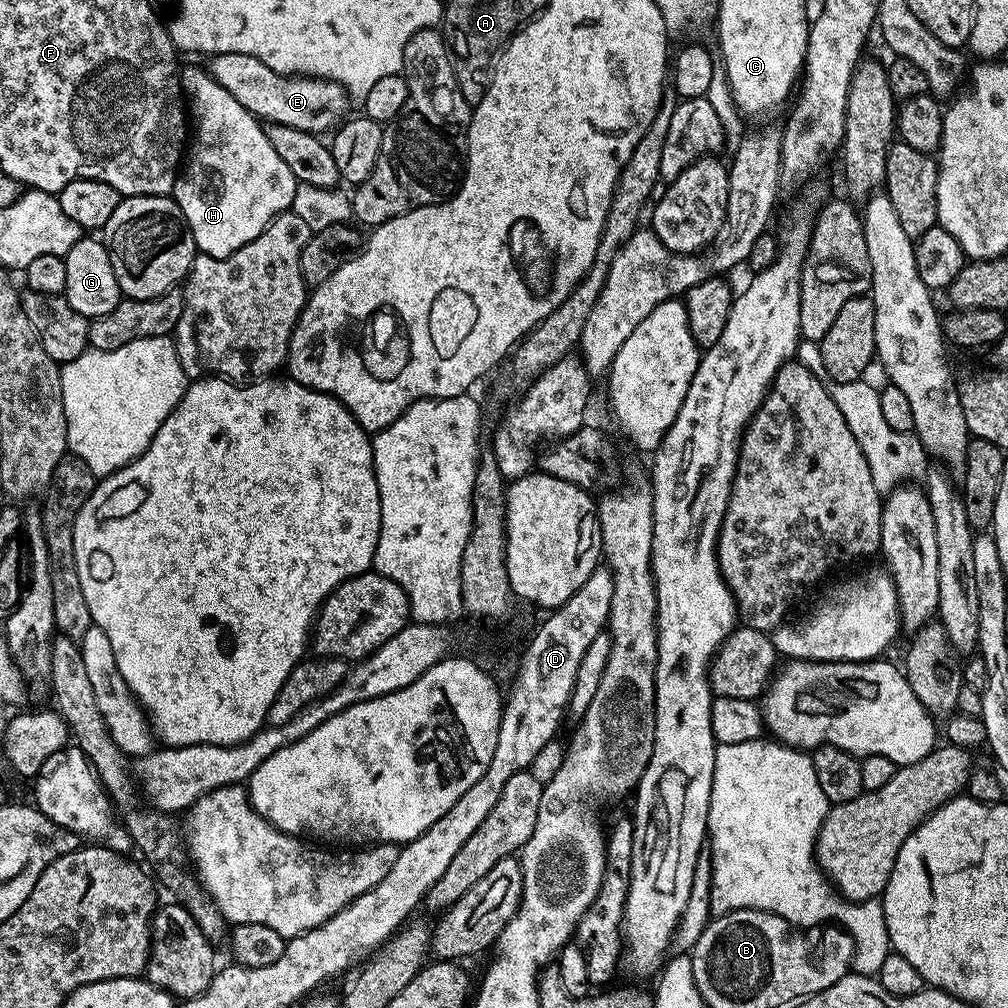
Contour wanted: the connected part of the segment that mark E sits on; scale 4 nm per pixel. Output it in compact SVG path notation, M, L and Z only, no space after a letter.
M218 52L207 63L206 71L209 76L216 79L218 86L222 86L222 90L234 94L236 101L251 116L255 116L268 124L294 126L298 130L325 134L324 132L328 131L331 133L349 115L350 97L348 90L333 80L317 80L315 76L283 76L274 70L270 70L270 66L266 66L266 62L262 62L250 54L238 54L237 52Z

